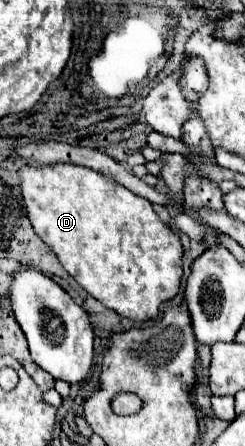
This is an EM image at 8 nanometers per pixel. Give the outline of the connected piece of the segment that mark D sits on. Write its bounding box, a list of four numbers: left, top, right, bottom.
[20,163,182,321]

